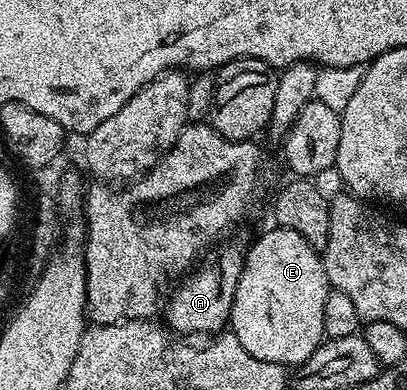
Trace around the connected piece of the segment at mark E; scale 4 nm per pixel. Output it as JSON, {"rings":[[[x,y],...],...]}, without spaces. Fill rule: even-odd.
{"rings":[[[272,227],[252,246],[247,246],[232,304],[230,332],[254,359],[298,367],[325,340],[322,307],[326,307],[329,288],[317,249],[310,247],[298,231]]]}

